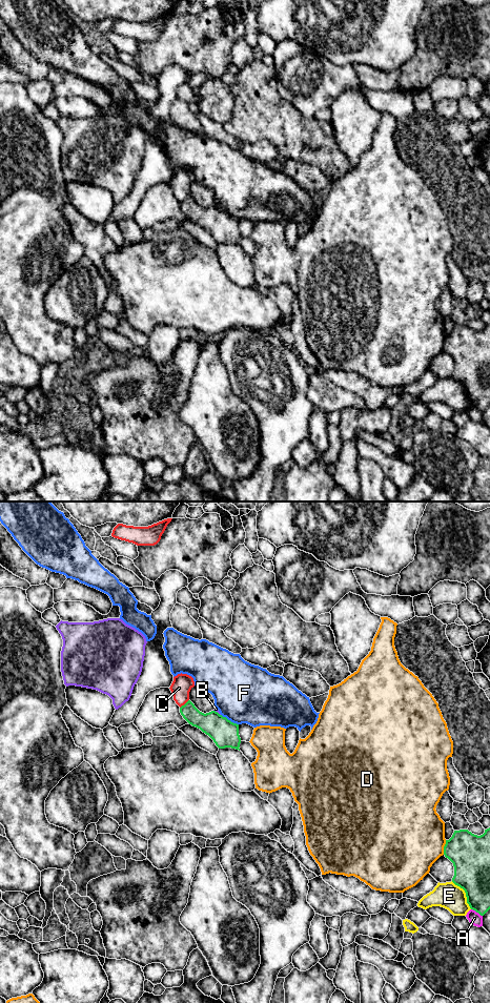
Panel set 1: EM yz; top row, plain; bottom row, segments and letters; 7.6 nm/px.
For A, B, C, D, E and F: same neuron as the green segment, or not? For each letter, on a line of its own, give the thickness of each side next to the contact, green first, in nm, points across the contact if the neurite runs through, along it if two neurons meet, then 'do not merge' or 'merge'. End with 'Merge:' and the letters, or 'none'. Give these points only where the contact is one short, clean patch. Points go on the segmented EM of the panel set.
A: 240 nm thick on the green side, 100 nm on the other; do not merge
B: 200 nm thick on the green side, 20 nm on the other; do not merge
C: 170 nm thick on the green side, 150 nm on the other; border along yz (188, 699), (180, 708); do not merge
D: 300 nm thick on the green side, 480 nm on the other; do not merge
E: 280 nm thick on the green side, 200 nm on the other; do not merge
F: 200 nm thick on the green side, 460 nm on the other; do not merge
Merge: none

